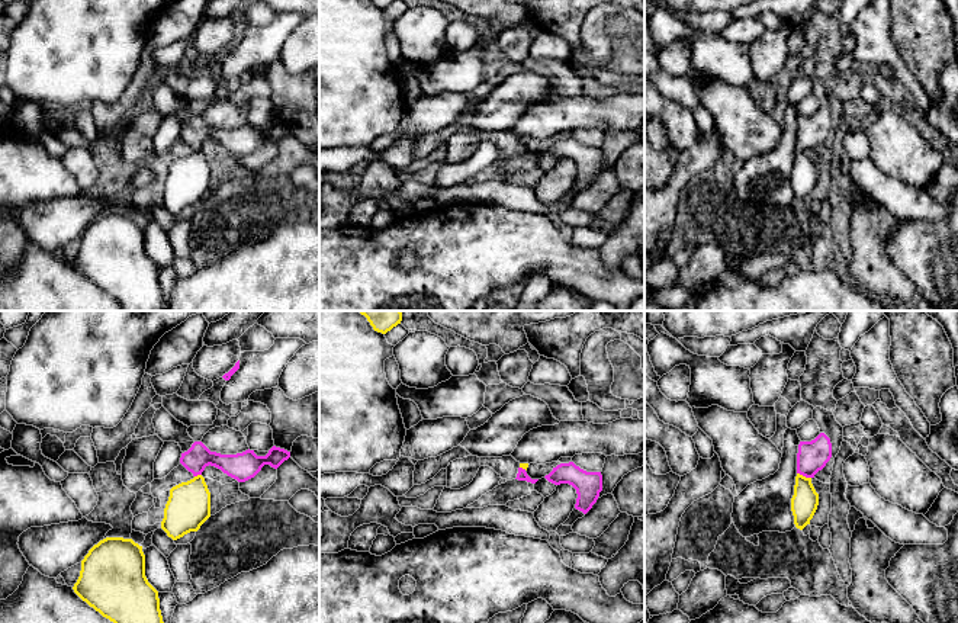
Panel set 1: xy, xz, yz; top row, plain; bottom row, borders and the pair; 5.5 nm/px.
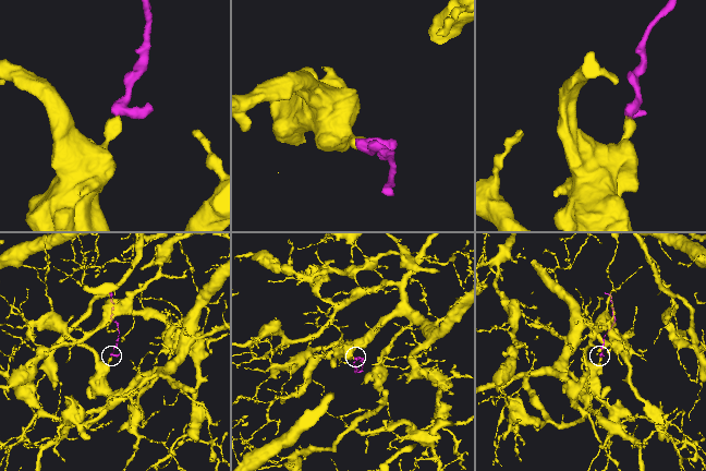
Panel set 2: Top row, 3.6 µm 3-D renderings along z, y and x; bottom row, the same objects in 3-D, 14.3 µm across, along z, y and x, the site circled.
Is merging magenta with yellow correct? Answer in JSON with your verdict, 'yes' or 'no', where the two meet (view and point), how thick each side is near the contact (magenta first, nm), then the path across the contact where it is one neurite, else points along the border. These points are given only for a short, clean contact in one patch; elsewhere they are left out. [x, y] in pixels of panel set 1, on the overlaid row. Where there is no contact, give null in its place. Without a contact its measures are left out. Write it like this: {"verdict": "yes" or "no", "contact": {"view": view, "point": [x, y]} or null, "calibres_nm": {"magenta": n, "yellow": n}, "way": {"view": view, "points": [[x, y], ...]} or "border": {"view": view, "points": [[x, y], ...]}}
{"verdict": "yes", "contact": {"view": "yz", "point": [804, 475]}, "calibres_nm": {"magenta": 170, "yellow": 150}, "way": {"view": "yz", "points": [[812, 456], [804, 475], [804, 501]]}}

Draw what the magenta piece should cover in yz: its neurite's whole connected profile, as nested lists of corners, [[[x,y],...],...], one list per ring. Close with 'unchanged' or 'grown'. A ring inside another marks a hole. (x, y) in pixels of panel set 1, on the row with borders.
[[[820,433],[811,441],[800,441],[797,453],[797,476],[794,495],[791,498],[791,511],[794,524],[803,530],[813,518],[817,505],[819,494],[816,492],[811,479],[822,471],[832,457],[830,439]]] | grown

